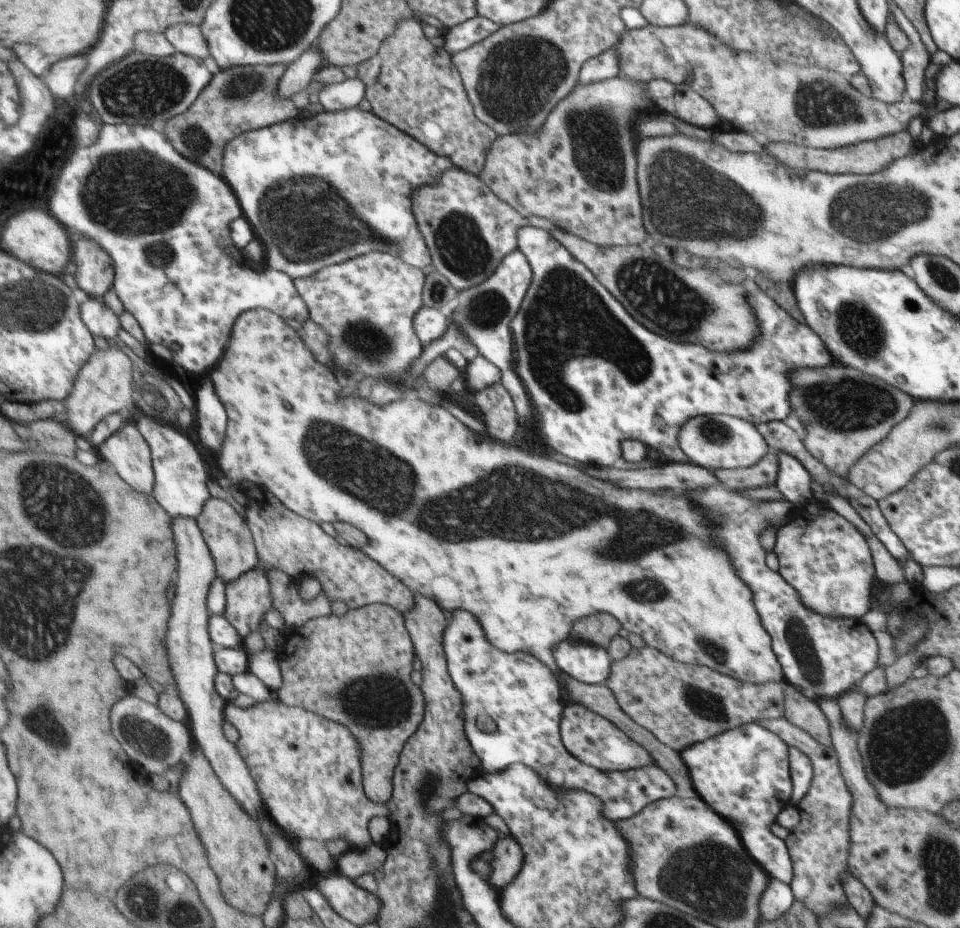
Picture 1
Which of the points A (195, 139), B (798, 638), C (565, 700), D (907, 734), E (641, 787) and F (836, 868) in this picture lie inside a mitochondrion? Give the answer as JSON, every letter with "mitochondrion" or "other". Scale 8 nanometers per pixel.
{"A":"mitochondrion","B":"mitochondrion","C":"other","D":"mitochondrion","E":"other","F":"other"}

